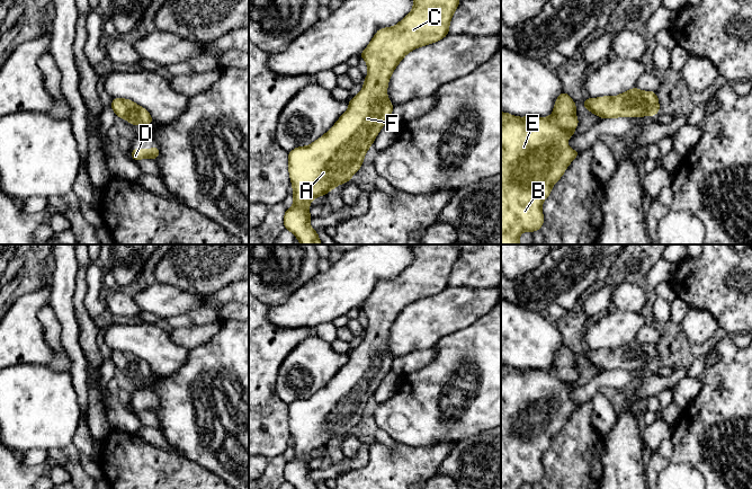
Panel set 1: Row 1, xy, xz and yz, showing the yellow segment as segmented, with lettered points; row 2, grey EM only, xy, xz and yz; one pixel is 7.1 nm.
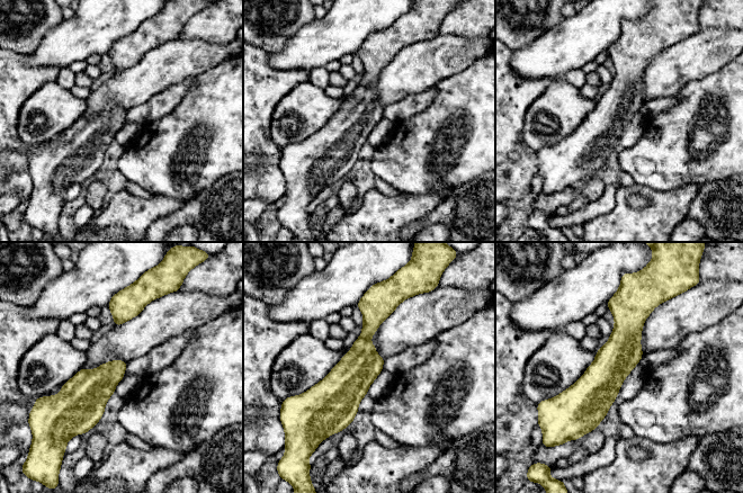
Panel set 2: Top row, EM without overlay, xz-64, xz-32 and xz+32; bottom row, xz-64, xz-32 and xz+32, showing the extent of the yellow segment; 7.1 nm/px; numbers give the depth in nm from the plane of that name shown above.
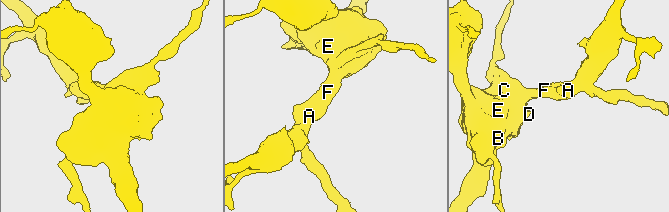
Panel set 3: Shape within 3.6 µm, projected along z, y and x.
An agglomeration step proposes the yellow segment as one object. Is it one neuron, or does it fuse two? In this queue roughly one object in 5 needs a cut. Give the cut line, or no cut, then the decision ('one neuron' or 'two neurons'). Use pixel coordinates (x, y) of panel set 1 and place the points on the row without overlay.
no cut; one neuron

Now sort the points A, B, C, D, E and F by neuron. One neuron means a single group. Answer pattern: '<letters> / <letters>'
A B C D E F

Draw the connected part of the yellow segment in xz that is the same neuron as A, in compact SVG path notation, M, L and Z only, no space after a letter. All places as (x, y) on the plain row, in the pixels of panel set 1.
M413 244L413 261L393 279L379 281L361 304L368 319L361 344L349 353L349 361L321 390L307 399L288 404L288 424L293 437L294 455L284 465L285 482L296 489L319 489L310 479L308 457L315 450L328 446L338 437L348 435L360 421L367 402L384 376L391 371L393 356L387 350L388 332L402 313L414 301L436 295L448 287L453 266L460 255L455 244Z

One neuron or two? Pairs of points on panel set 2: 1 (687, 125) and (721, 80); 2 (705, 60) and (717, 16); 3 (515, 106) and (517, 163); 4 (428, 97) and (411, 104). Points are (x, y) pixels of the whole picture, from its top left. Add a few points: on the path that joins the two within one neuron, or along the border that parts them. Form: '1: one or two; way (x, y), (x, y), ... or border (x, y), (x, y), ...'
1: one; way (697, 114), (698, 104), (710, 91)
2: two; border (731, 29), (703, 28), (700, 30)
3: one; way (512, 120), (512, 149)
4: one; way (423, 99), (415, 104)

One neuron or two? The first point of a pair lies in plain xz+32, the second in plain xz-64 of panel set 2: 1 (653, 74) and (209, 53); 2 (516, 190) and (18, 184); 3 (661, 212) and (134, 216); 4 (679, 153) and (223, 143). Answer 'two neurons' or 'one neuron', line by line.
1: one neuron
2: one neuron
3: one neuron
4: one neuron

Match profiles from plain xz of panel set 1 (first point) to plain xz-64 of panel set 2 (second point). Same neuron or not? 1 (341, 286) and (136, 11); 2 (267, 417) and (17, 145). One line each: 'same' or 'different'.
1: same
2: same

